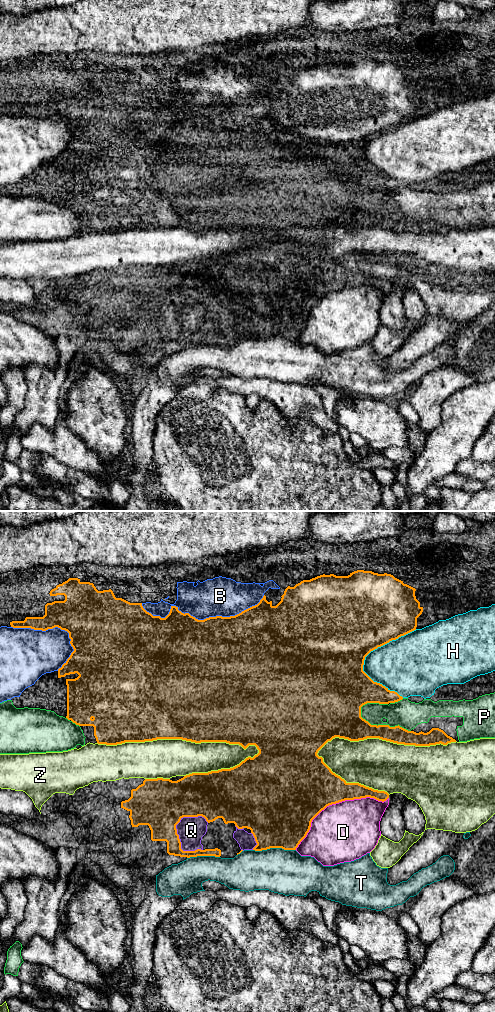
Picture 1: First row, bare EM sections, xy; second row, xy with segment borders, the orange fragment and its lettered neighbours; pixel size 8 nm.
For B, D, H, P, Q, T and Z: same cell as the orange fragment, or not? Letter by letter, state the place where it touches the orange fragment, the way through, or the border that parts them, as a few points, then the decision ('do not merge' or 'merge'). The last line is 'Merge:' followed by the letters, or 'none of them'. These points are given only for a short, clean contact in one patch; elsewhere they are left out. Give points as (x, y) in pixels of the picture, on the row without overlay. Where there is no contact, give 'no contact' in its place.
B: xy (201, 108) | do not merge
D: xy (335, 291) | do not merge
H: xy (364, 146) | do not merge
P: xy (381, 213) | do not merge
Q: xy (180, 331) | do not merge
T: xy (274, 335) | do not merge
Z: xy (179, 226) | merge
Merge: Z

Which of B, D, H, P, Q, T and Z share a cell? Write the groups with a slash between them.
B P / D / H / Q / T / Z

